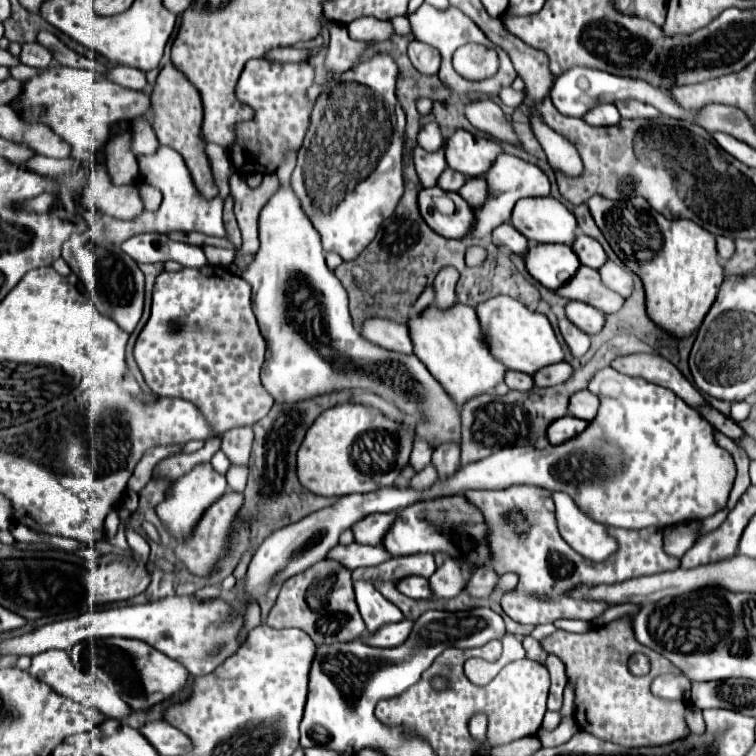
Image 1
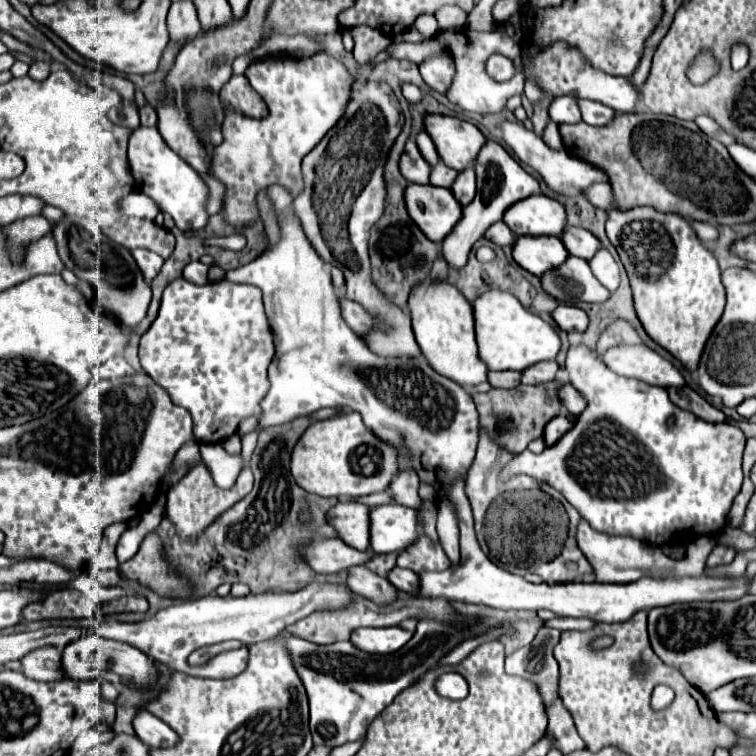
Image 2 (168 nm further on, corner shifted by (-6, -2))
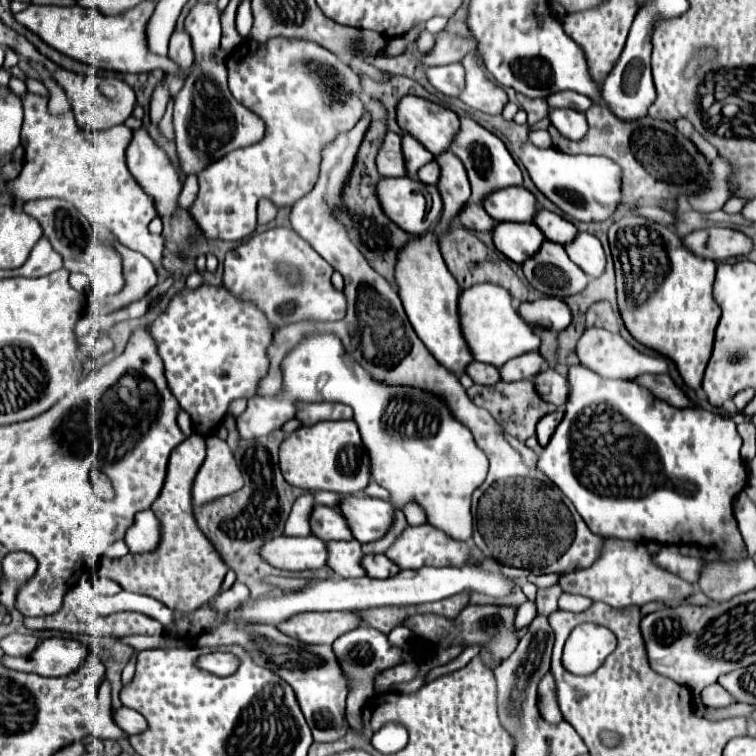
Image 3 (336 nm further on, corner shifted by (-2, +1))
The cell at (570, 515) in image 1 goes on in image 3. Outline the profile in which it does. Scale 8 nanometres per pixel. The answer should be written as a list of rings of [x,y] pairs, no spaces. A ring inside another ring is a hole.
[[[611,537],[605,539],[603,555],[591,567],[561,575],[559,585],[567,593],[577,593],[593,601],[603,601],[611,605],[613,609],[623,609],[631,605],[641,607],[649,601],[661,601],[667,607],[675,607],[675,605],[681,605],[693,593],[693,585],[689,581],[665,569],[655,567],[643,543],[621,541],[621,539],[611,539]]]

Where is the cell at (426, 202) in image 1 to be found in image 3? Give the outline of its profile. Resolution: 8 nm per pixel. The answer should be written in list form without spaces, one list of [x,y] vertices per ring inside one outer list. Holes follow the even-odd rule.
[[[391,177],[391,179],[379,181],[379,203],[383,205],[383,213],[387,213],[387,217],[391,217],[395,225],[403,227],[409,235],[415,235],[415,237],[427,233],[431,229],[431,223],[439,217],[443,209],[443,201],[435,185],[425,185],[409,177],[399,177],[399,179]]]

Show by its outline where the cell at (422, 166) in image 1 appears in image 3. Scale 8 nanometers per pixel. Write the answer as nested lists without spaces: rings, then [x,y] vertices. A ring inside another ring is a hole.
[[[387,131],[383,145],[377,153],[377,169],[381,177],[403,177],[405,173],[405,163],[401,155],[401,137],[397,133]]]

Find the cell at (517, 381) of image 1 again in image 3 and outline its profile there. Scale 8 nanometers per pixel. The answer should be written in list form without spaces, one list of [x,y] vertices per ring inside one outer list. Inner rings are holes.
[[[471,361],[471,365],[467,365],[467,375],[477,385],[495,385],[501,381],[497,367],[487,365],[487,363],[479,363],[479,361]]]

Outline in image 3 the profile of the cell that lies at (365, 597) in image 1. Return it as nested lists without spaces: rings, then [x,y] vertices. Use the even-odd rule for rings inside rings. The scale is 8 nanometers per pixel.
[[[327,541],[327,565],[341,577],[363,577],[365,571],[361,567],[361,543],[351,541]]]

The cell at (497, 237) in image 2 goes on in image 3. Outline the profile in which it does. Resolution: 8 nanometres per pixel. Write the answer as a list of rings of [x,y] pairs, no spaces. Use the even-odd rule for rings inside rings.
[[[471,203],[463,207],[463,213],[459,213],[459,221],[463,227],[473,231],[491,231],[495,227],[495,221],[483,211],[483,207]]]

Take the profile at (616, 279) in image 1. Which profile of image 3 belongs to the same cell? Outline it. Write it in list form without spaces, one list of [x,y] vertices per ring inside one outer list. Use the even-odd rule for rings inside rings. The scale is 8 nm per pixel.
[[[577,233],[575,241],[565,245],[567,255],[589,277],[599,277],[605,271],[605,253],[601,241],[591,233]]]

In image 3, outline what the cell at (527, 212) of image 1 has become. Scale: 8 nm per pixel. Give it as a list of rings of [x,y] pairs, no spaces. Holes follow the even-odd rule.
[[[525,187],[499,189],[499,193],[491,193],[491,197],[483,199],[483,209],[495,221],[531,223],[537,207],[537,199]]]

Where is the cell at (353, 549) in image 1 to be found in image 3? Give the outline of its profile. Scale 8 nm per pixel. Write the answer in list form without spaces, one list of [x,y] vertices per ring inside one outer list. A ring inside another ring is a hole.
[[[309,535],[309,537],[275,537],[275,541],[267,541],[259,555],[277,569],[287,571],[305,571],[319,569],[327,563],[325,541]]]

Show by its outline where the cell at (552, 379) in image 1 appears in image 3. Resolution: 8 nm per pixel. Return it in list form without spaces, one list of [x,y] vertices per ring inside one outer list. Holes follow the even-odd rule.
[[[523,353],[523,357],[513,357],[513,361],[507,361],[507,365],[499,367],[501,381],[521,381],[521,379],[533,379],[535,373],[543,367],[543,357],[535,353]]]

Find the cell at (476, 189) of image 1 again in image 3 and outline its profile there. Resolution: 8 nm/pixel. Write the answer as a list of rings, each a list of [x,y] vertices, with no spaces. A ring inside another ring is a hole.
[[[451,151],[443,153],[443,157],[435,157],[435,161],[439,163],[439,169],[441,169],[437,189],[439,189],[439,195],[443,197],[443,217],[435,233],[441,235],[451,225],[451,221],[459,215],[461,207],[469,201],[471,187],[469,187],[469,179],[463,163]]]

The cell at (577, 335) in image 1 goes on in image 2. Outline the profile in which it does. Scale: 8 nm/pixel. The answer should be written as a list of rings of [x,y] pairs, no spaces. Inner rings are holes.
[[[585,344],[569,346],[565,368],[569,372],[571,384],[587,398],[587,408],[583,410],[583,414],[579,414],[575,426],[555,446],[545,448],[541,454],[533,454],[531,450],[523,450],[521,454],[515,454],[505,464],[505,468],[499,474],[499,478],[501,480],[509,480],[509,478],[513,478],[517,474],[527,474],[527,476],[533,476],[535,480],[547,482],[549,486],[553,486],[557,492],[561,492],[565,496],[565,500],[581,514],[581,518],[585,518],[591,524],[591,528],[595,528],[599,532],[615,534],[615,536],[633,536],[637,540],[643,540],[643,542],[649,542],[649,544],[657,544],[657,546],[663,546],[667,542],[669,544],[683,544],[685,538],[687,538],[687,542],[695,540],[699,536],[699,532],[701,534],[715,534],[717,530],[721,530],[725,526],[725,520],[727,520],[729,508],[733,504],[733,498],[739,494],[741,482],[743,482],[743,472],[741,472],[741,454],[743,454],[743,446],[745,446],[743,432],[731,422],[711,424],[711,422],[699,420],[697,416],[691,416],[691,412],[683,412],[681,408],[675,408],[675,404],[671,404],[669,394],[667,394],[665,388],[651,386],[651,384],[645,384],[645,382],[639,382],[639,380],[631,380],[631,378],[625,378],[625,376],[619,376],[619,374],[611,372],[595,356],[595,352],[589,350]]]

